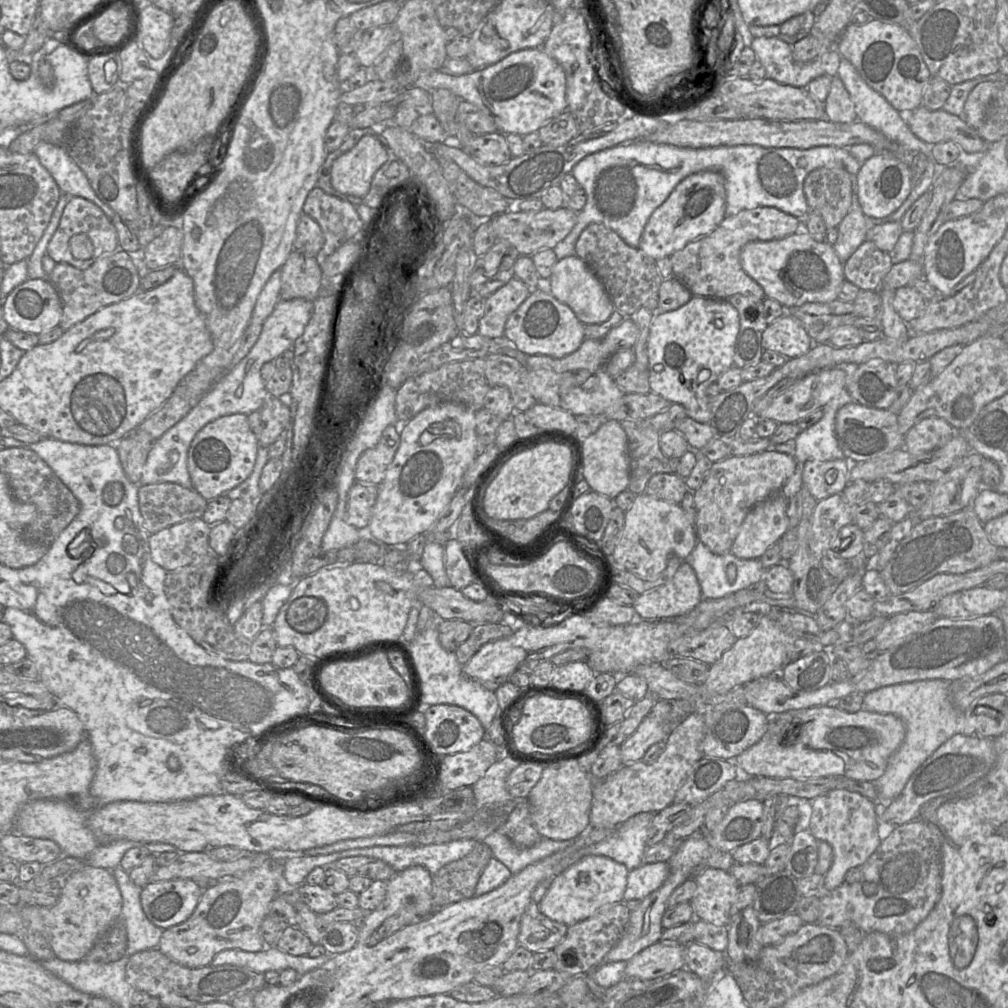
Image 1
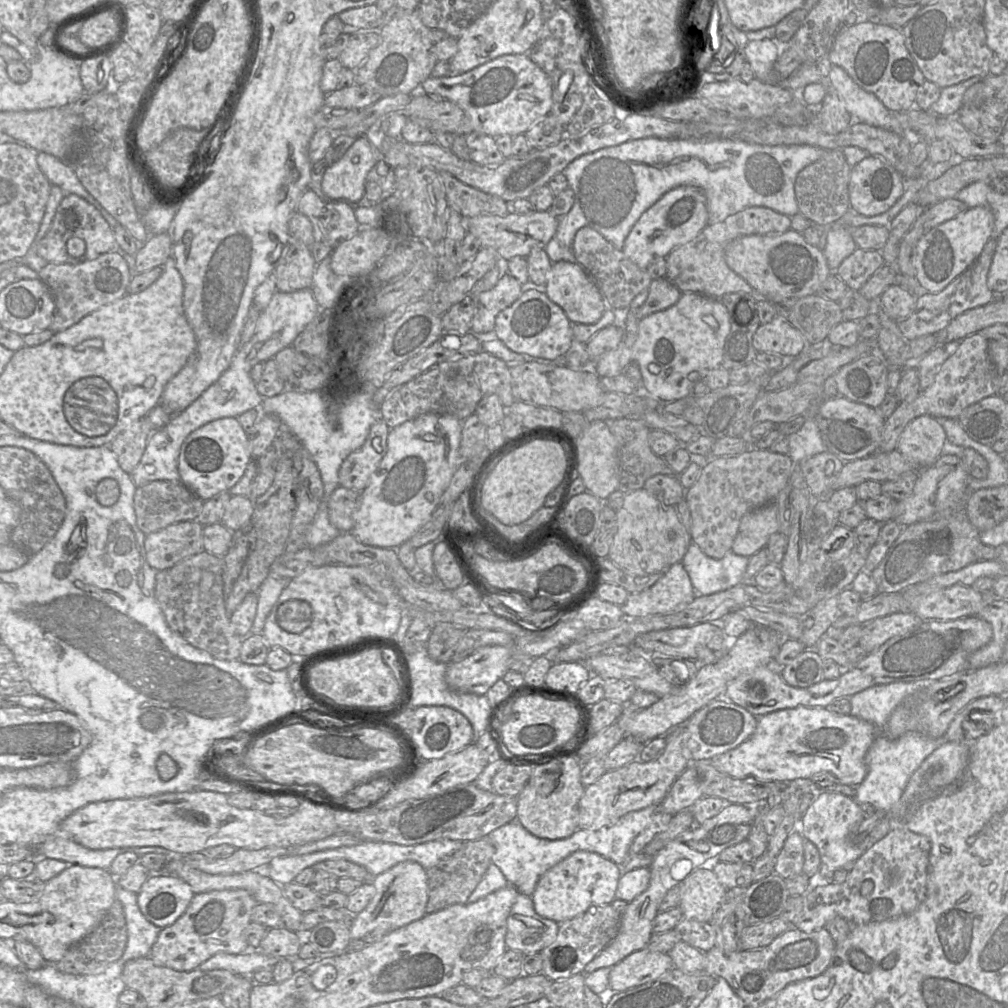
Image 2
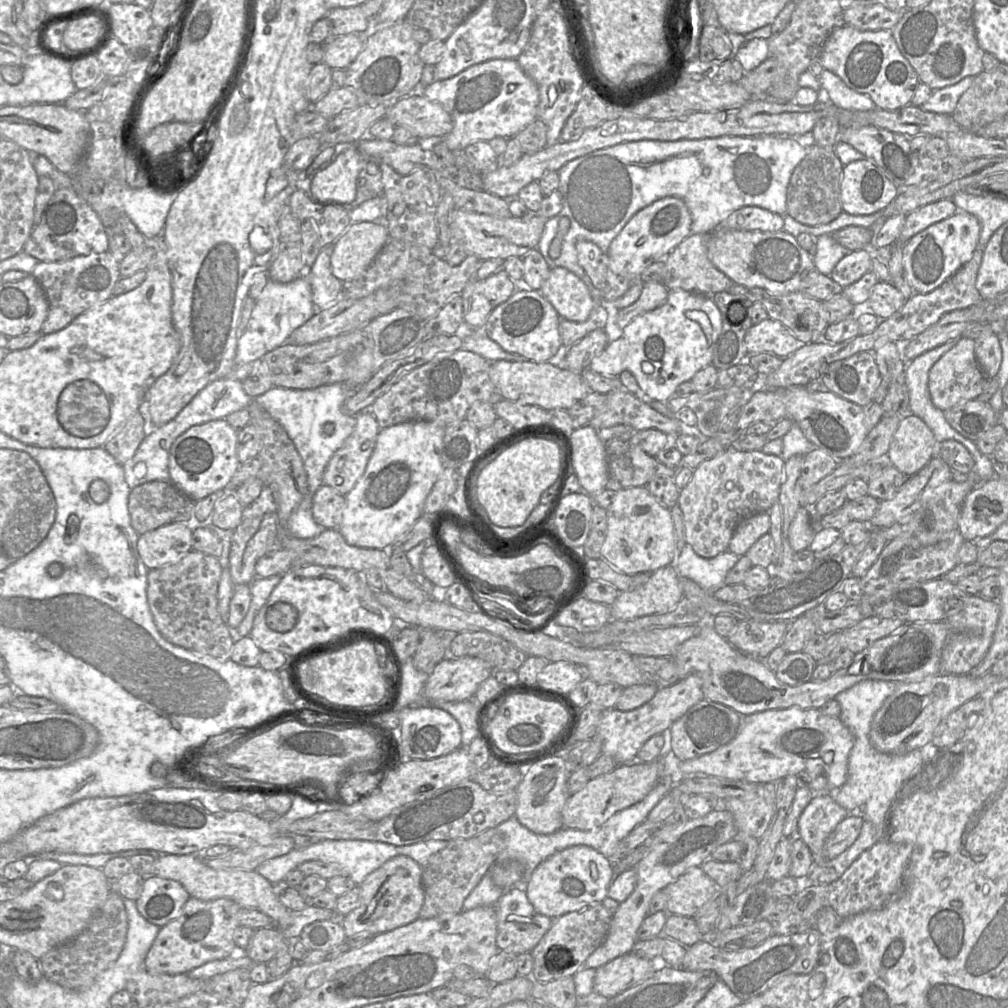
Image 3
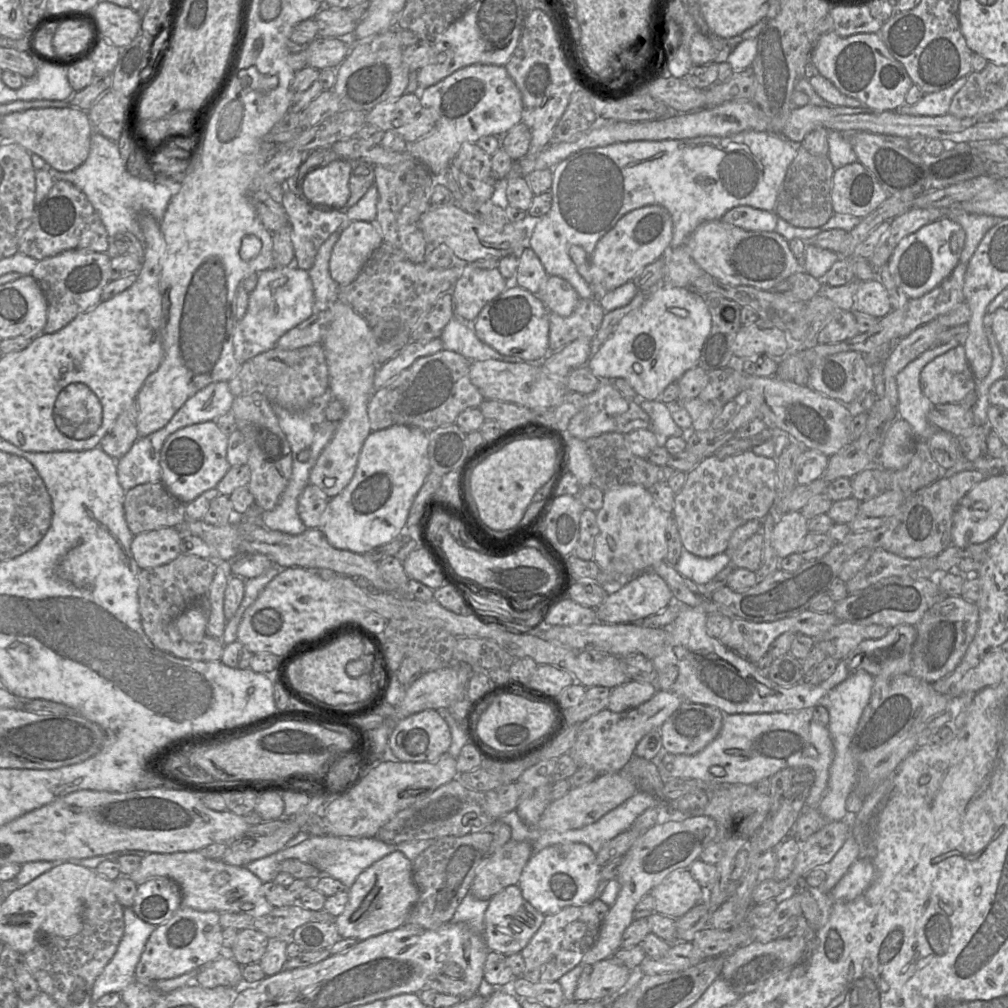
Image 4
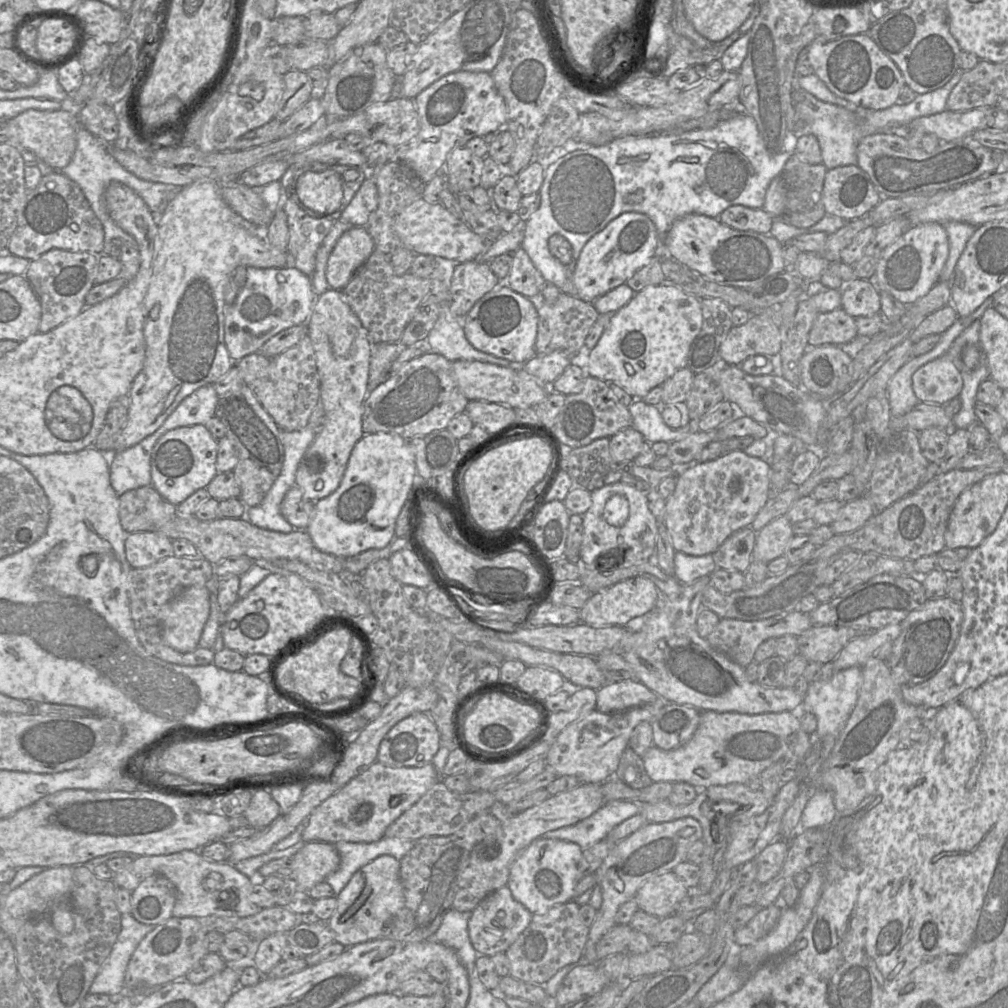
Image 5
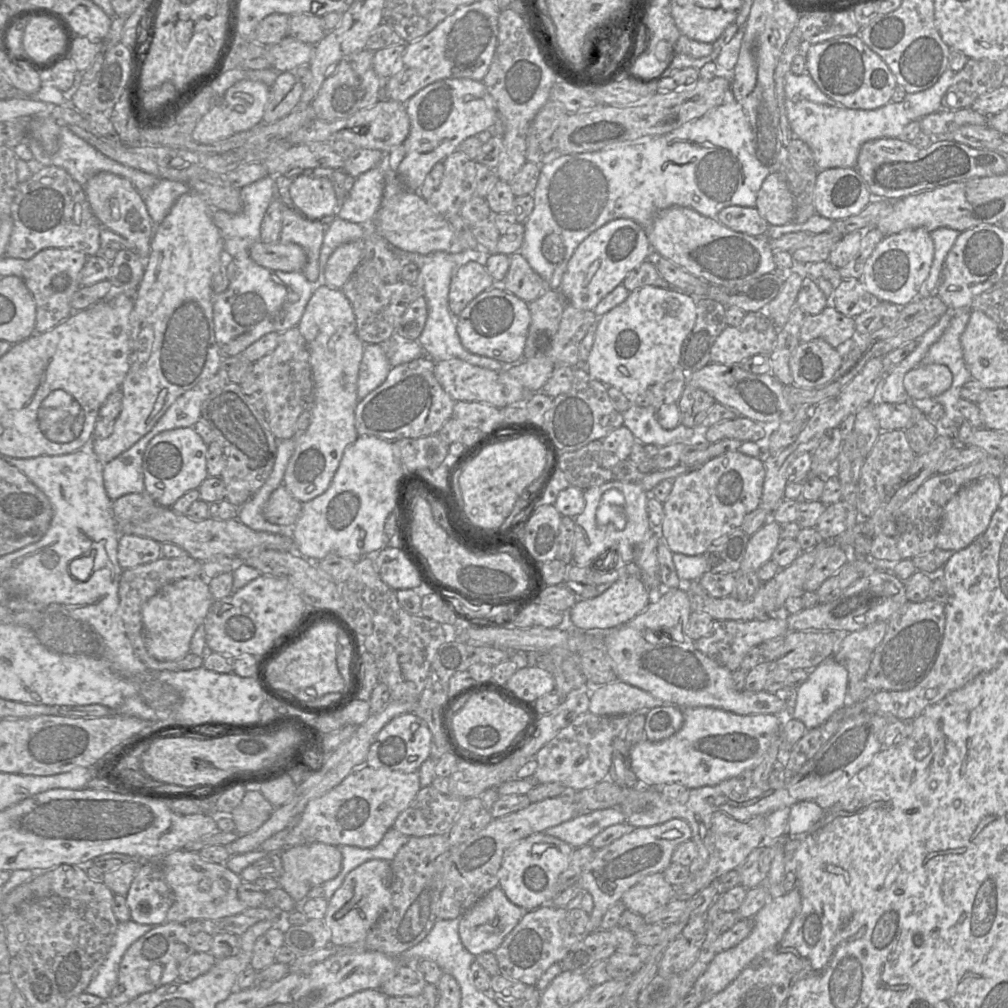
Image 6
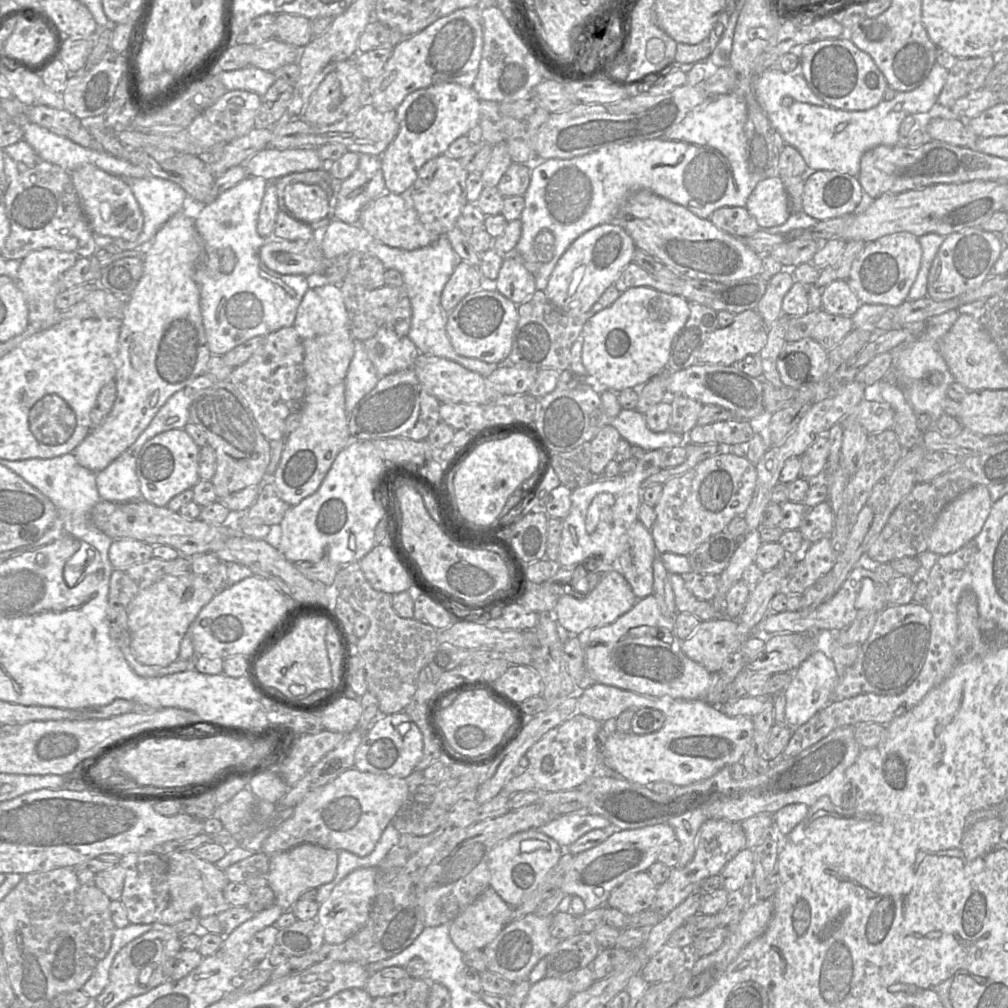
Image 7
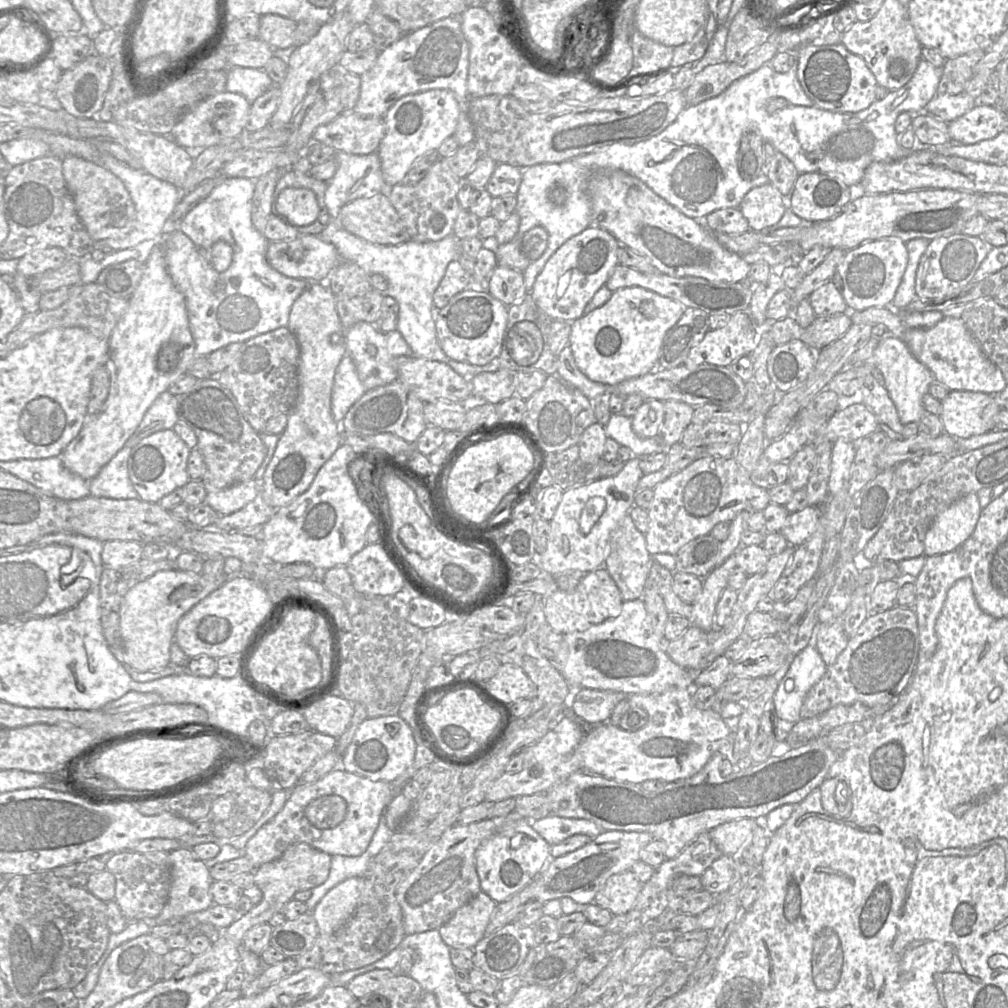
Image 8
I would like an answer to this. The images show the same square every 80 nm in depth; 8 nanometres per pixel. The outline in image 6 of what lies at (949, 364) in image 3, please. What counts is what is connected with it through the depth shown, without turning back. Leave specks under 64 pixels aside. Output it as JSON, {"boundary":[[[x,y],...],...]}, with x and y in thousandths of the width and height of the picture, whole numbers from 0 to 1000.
{"boundary":[[[933,361],[911,362],[898,371],[896,382],[904,396],[926,395],[939,388],[945,378],[942,366]]]}

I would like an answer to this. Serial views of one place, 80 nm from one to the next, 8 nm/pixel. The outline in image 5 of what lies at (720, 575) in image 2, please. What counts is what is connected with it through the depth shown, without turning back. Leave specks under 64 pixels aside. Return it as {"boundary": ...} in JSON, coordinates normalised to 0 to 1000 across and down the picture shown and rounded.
{"boundary":[[[672,547],[669,559],[669,571],[677,579],[689,577],[693,573],[703,571],[711,564],[705,550],[688,552]]]}

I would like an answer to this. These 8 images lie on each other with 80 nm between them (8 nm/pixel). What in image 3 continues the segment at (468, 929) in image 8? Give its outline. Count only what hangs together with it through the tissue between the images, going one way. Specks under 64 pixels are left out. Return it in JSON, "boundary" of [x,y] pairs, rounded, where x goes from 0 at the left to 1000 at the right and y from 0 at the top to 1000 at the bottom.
{"boundary":[[[507,880],[491,897],[495,942],[524,945],[546,922],[548,912],[534,906],[516,880]]]}

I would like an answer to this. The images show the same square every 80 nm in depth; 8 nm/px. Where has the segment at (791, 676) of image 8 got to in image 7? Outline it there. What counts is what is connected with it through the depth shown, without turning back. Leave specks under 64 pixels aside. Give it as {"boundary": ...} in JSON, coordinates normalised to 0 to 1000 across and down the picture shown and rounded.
{"boundary":[[[812,645],[798,655],[786,668],[787,675],[778,685],[779,714],[785,720],[793,721],[828,693],[827,684],[832,670],[825,654]]]}

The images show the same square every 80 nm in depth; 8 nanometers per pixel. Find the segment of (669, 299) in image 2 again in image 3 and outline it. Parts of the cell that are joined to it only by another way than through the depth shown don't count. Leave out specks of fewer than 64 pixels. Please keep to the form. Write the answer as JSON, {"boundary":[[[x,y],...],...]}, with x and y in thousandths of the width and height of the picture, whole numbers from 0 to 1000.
{"boundary":[[[657,280],[640,281],[634,296],[628,302],[614,308],[613,323],[618,326],[630,314],[655,305],[662,299],[663,292],[664,287]]]}

